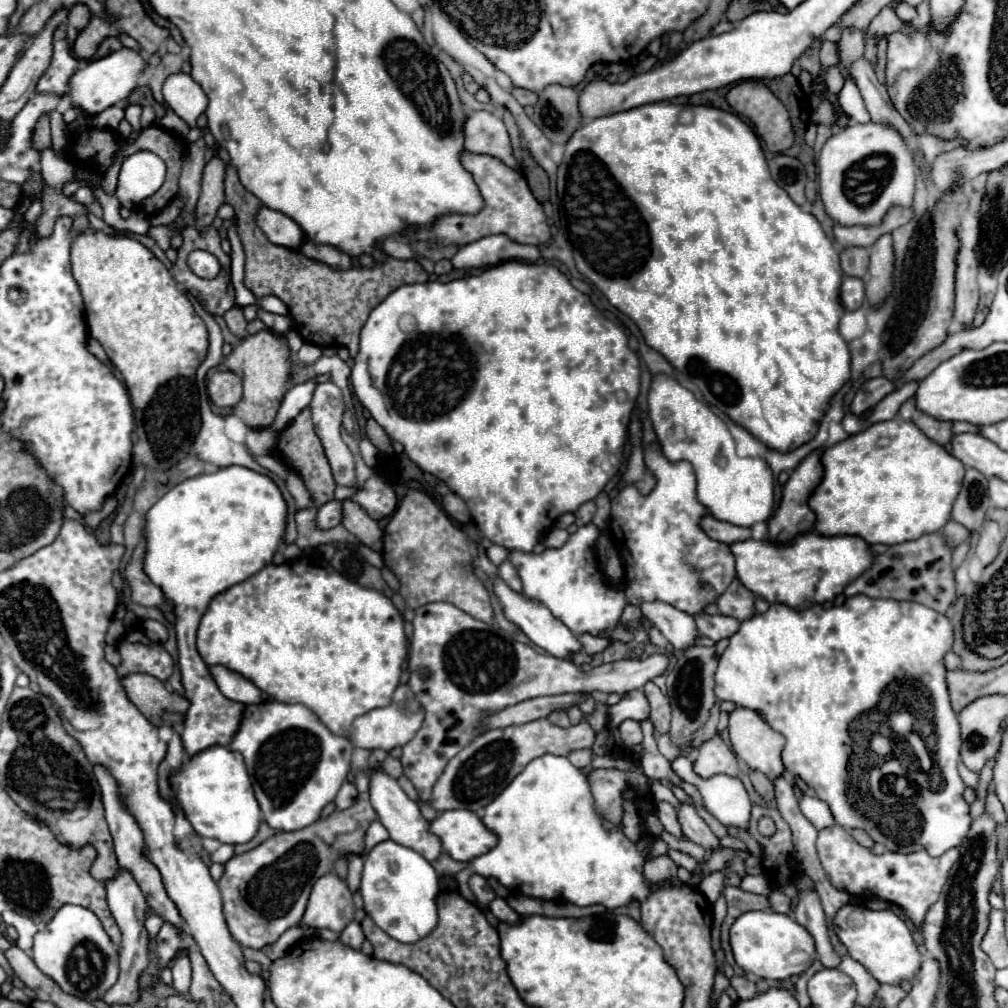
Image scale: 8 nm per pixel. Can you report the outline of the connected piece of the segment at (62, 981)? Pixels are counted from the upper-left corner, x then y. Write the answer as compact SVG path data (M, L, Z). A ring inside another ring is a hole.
M64 904L54 918L44 926L44 930L40 930L34 936L34 948L32 948L32 958L36 962L36 966L50 976L54 982L60 984L60 988L72 996L80 996L84 1000L96 1000L104 994L104 990L108 990L108 986L112 986L118 978L118 950L114 946L114 942L110 940L110 936L104 932L98 916L94 912L90 912L84 906L74 906L74 904Z

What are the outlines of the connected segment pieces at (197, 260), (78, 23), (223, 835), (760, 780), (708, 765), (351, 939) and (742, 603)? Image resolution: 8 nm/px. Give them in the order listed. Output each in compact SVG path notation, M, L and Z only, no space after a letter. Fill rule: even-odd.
M204 250L190 252L188 266L200 278L214 278L220 272L220 262L216 262L216 258Z
M76 4L70 8L70 14L68 14L68 42L72 44L76 40L76 36L86 28L86 24L90 22L92 18L92 12L88 6L84 4Z
M212 746L190 758L188 766L176 774L172 786L176 786L176 798L200 836L216 838L226 844L244 844L256 836L260 806L240 752L232 752L226 746Z
M752 770L752 772L750 772L750 780L752 780L752 784L754 784L754 790L756 790L766 802L774 800L774 784L772 784L762 772Z
M714 736L712 740L704 742L698 748L698 758L694 762L694 770L702 778L710 778L714 774L738 774L738 760L734 752L722 742L720 736Z
M350 922L350 924L342 930L342 934L340 934L340 942L342 942L344 946L350 946L350 948L354 948L354 950L360 950L360 946L362 946L362 942L364 942L364 934L362 934L360 924L358 924L358 922Z
M738 578L728 586L728 590L718 598L716 606L724 616L732 616L736 620L748 620L754 616L756 594L750 592Z

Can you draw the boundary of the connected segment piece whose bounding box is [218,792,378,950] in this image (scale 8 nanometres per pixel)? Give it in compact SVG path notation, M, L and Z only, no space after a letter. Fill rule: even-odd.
M362 792L356 798L356 802L346 810L334 810L328 818L320 818L312 826L306 826L306 828L296 830L296 832L278 832L272 838L264 840L260 846L256 846L244 854L234 854L224 864L224 874L218 880L218 888L220 888L222 900L224 900L224 916L226 916L230 934L242 946L260 950L268 944L274 944L288 928L298 926L302 916L304 916L308 896L310 896L316 880L334 872L334 862L338 858L348 858L352 854L362 856L364 834L376 818L378 818L378 814L370 804L370 794Z

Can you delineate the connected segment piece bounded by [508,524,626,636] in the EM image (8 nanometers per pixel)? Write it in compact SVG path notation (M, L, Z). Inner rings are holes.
M588 524L570 534L566 544L560 548L546 548L540 554L522 550L508 552L508 560L520 574L522 594L544 604L574 634L598 636L604 630L612 630L620 622L626 606L624 590L606 578L598 562L596 538L598 528L594 524Z

